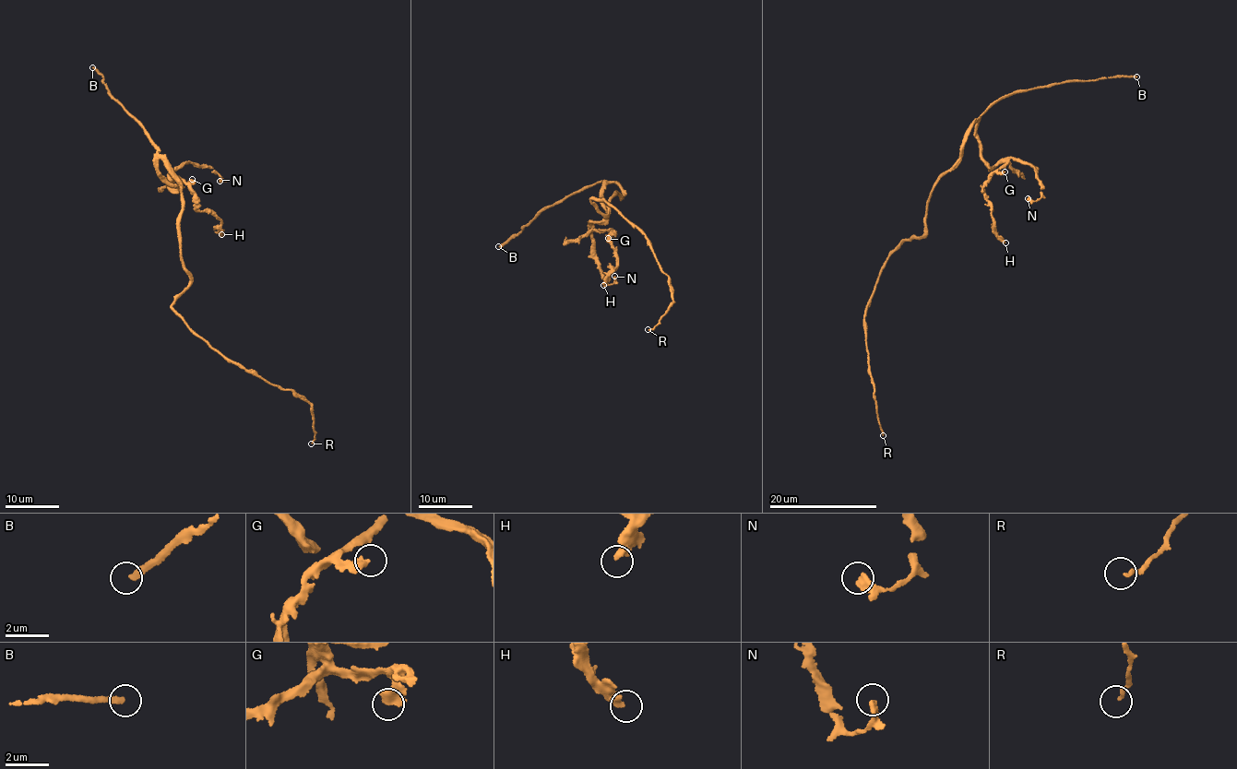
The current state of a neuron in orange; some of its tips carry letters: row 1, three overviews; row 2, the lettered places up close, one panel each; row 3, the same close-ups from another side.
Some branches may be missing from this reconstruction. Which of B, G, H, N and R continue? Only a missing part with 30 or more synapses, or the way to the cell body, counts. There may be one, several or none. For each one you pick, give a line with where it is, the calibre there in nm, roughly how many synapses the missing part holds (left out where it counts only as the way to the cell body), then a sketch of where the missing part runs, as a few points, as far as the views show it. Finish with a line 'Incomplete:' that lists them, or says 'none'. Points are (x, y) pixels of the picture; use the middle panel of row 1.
B: Place: (498, 246). Thickness 240 nm. Roughly 100 synapses
Incomplete: B

